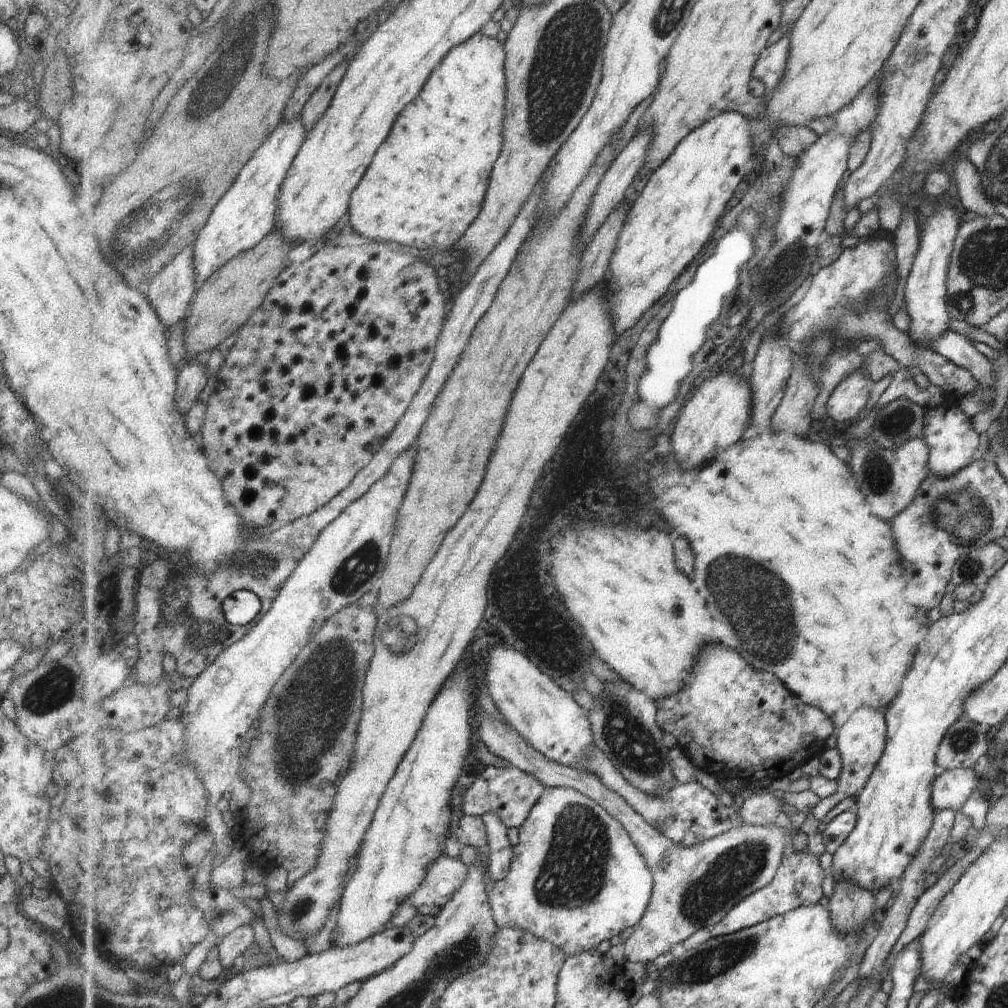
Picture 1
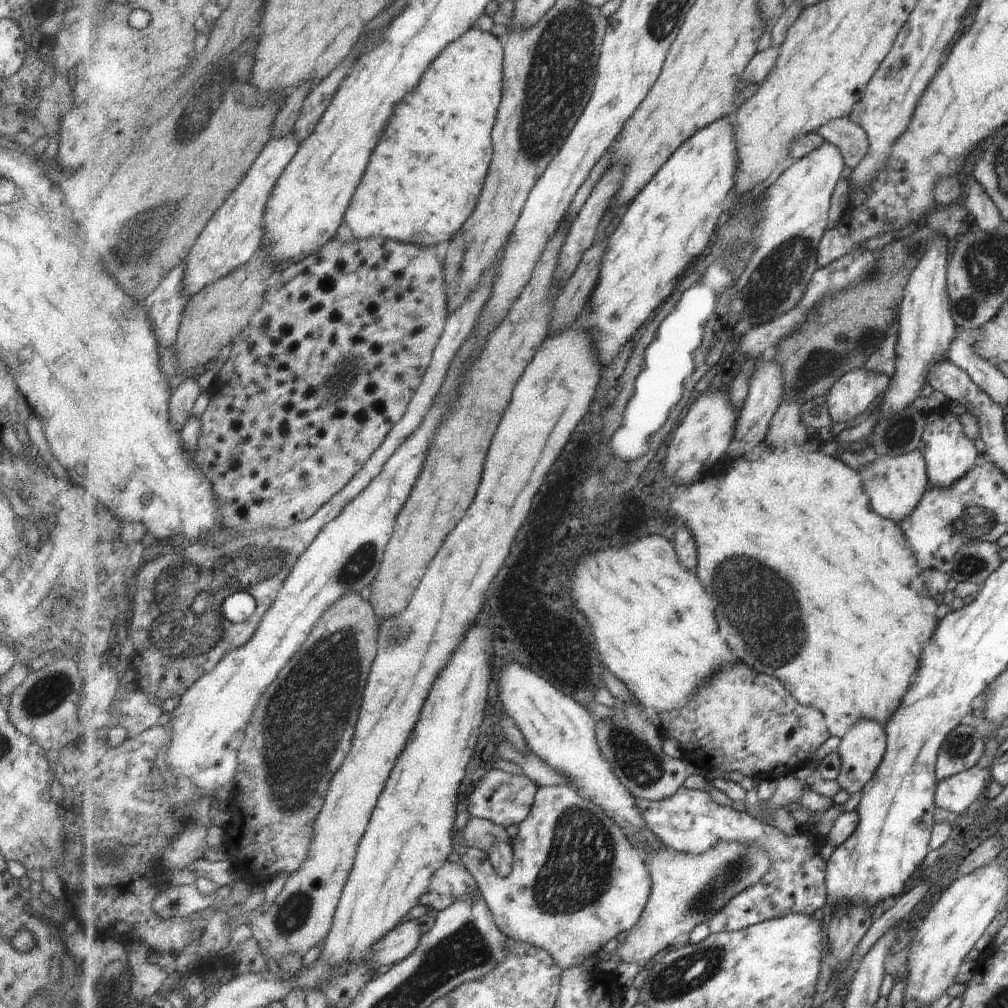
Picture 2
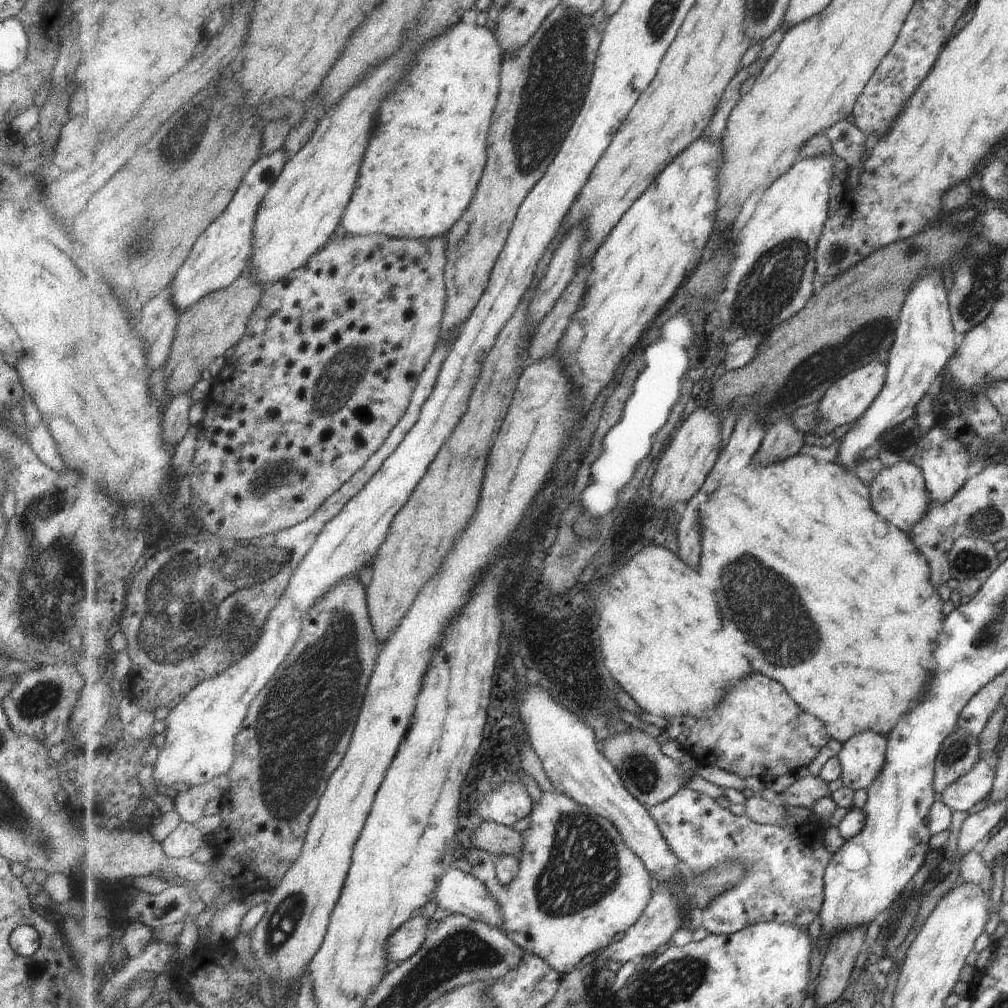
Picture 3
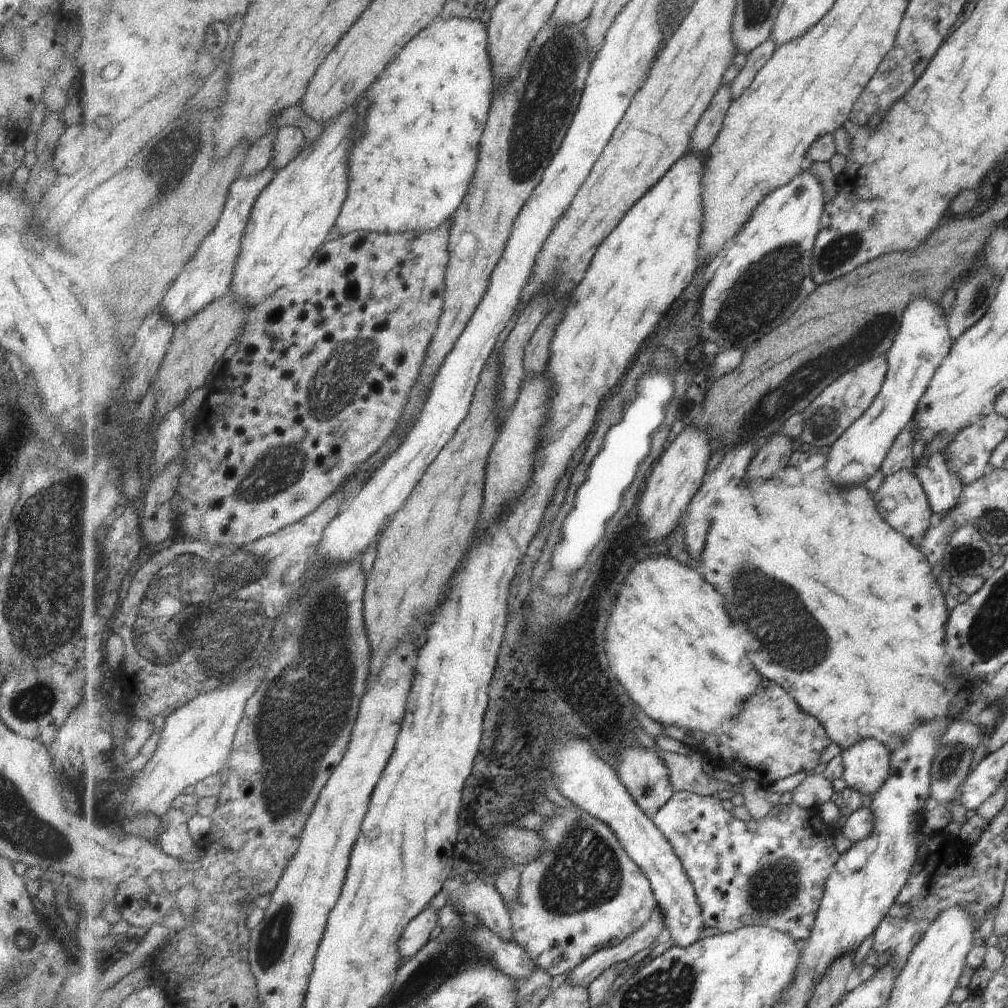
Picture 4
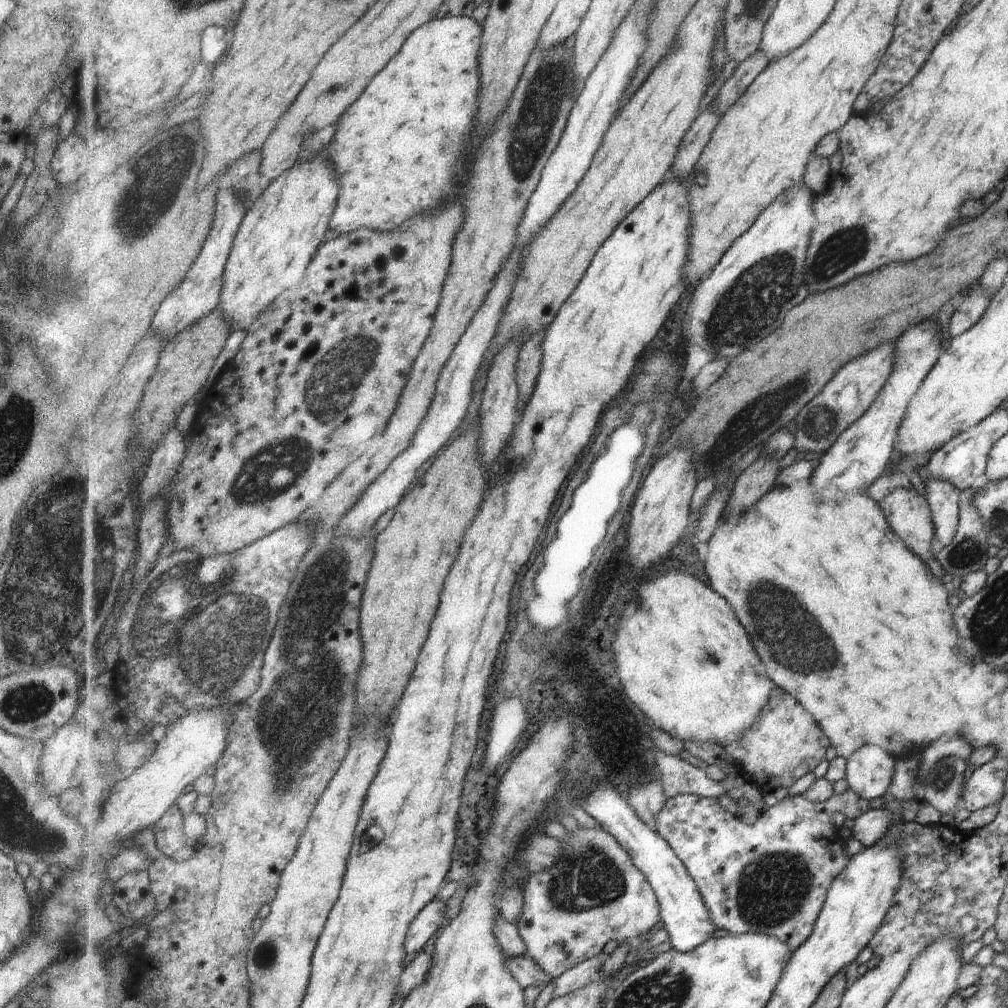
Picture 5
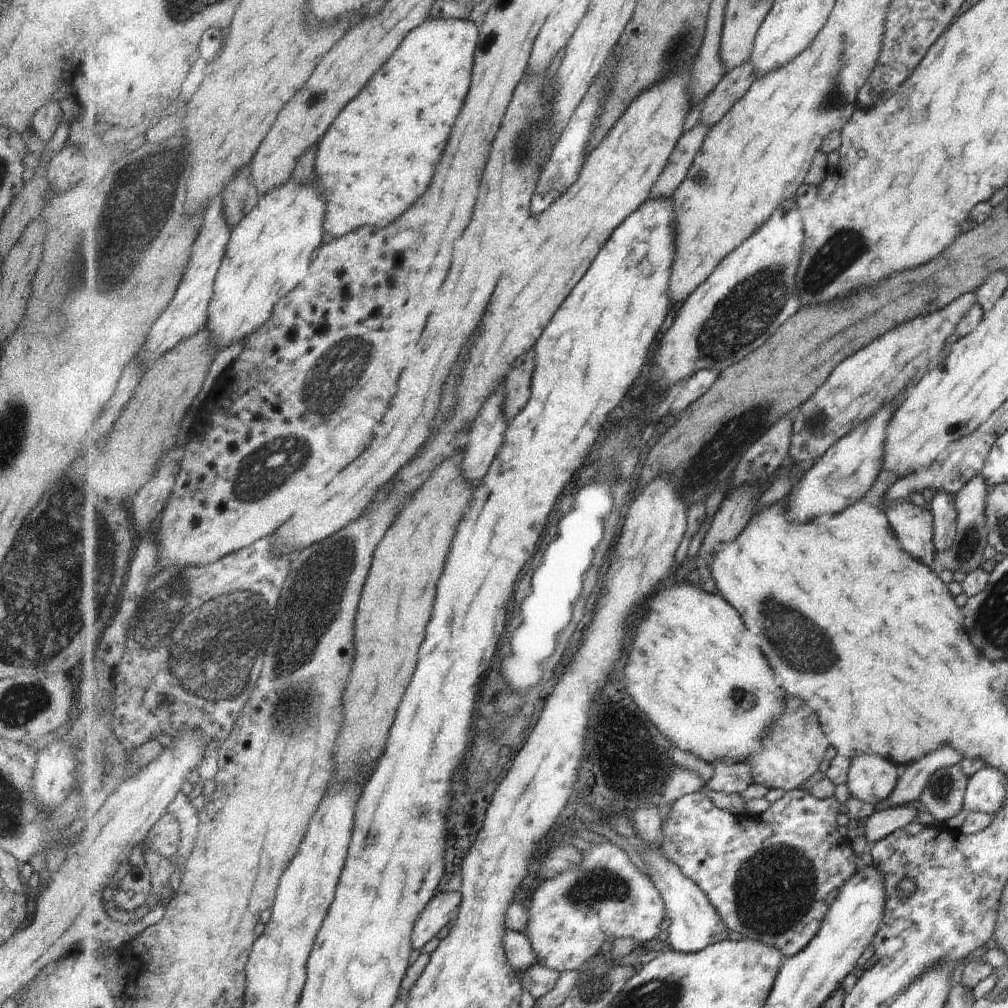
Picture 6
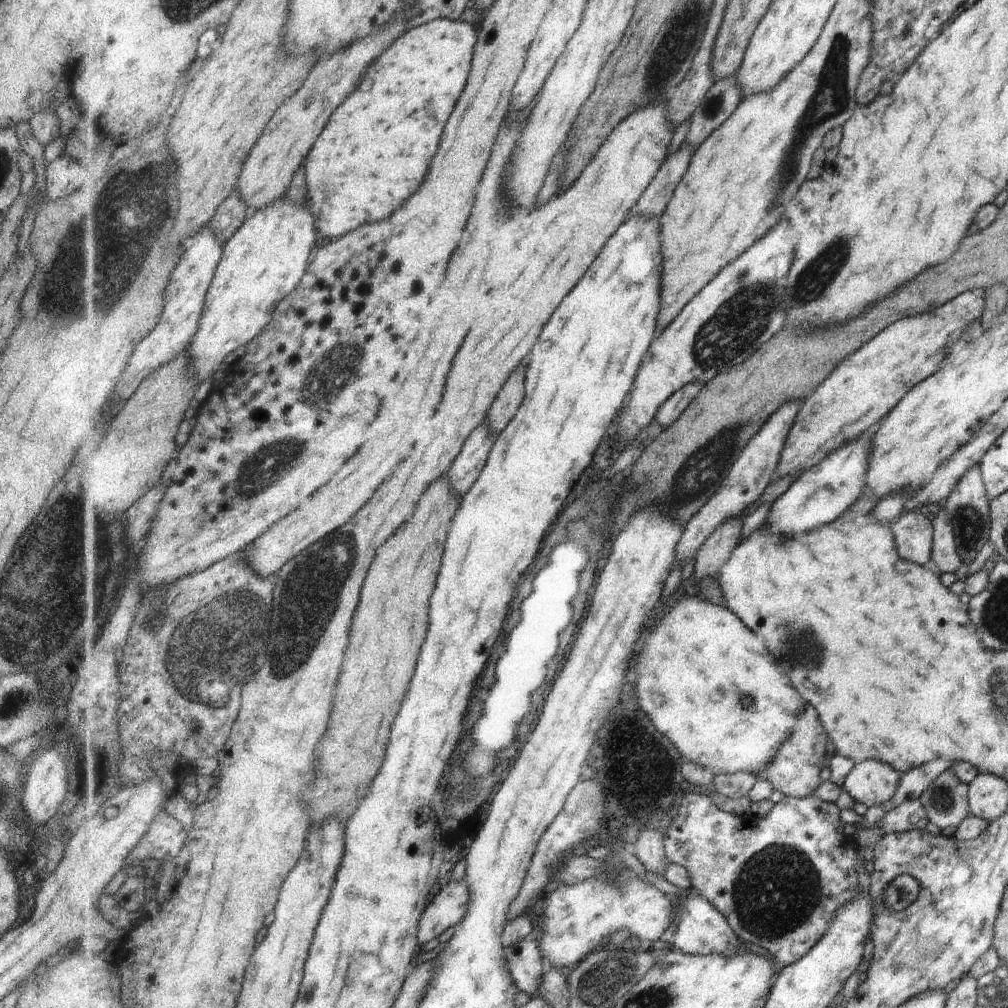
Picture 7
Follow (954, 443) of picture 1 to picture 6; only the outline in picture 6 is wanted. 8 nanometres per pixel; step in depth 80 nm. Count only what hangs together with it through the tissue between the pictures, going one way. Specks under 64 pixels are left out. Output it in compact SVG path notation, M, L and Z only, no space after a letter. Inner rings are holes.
M935 493L929 511L934 515L934 547L936 551L946 551L952 543L956 531L953 495Z

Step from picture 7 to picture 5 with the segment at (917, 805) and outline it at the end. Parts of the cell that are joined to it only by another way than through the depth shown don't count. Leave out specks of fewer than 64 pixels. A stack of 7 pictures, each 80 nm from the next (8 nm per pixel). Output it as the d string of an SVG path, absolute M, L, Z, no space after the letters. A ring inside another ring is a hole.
M869 809L854 819L851 830L845 834L853 834L865 847L872 847L894 822L894 814L887 809Z

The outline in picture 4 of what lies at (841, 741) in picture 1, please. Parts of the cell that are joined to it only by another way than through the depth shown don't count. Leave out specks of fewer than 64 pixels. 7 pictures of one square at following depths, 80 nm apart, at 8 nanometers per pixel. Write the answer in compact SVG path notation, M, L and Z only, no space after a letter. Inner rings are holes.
M875 739L862 740L854 744L849 750L842 751L844 760L843 779L847 787L859 791L862 795L873 796L886 781L890 772L890 750Z

